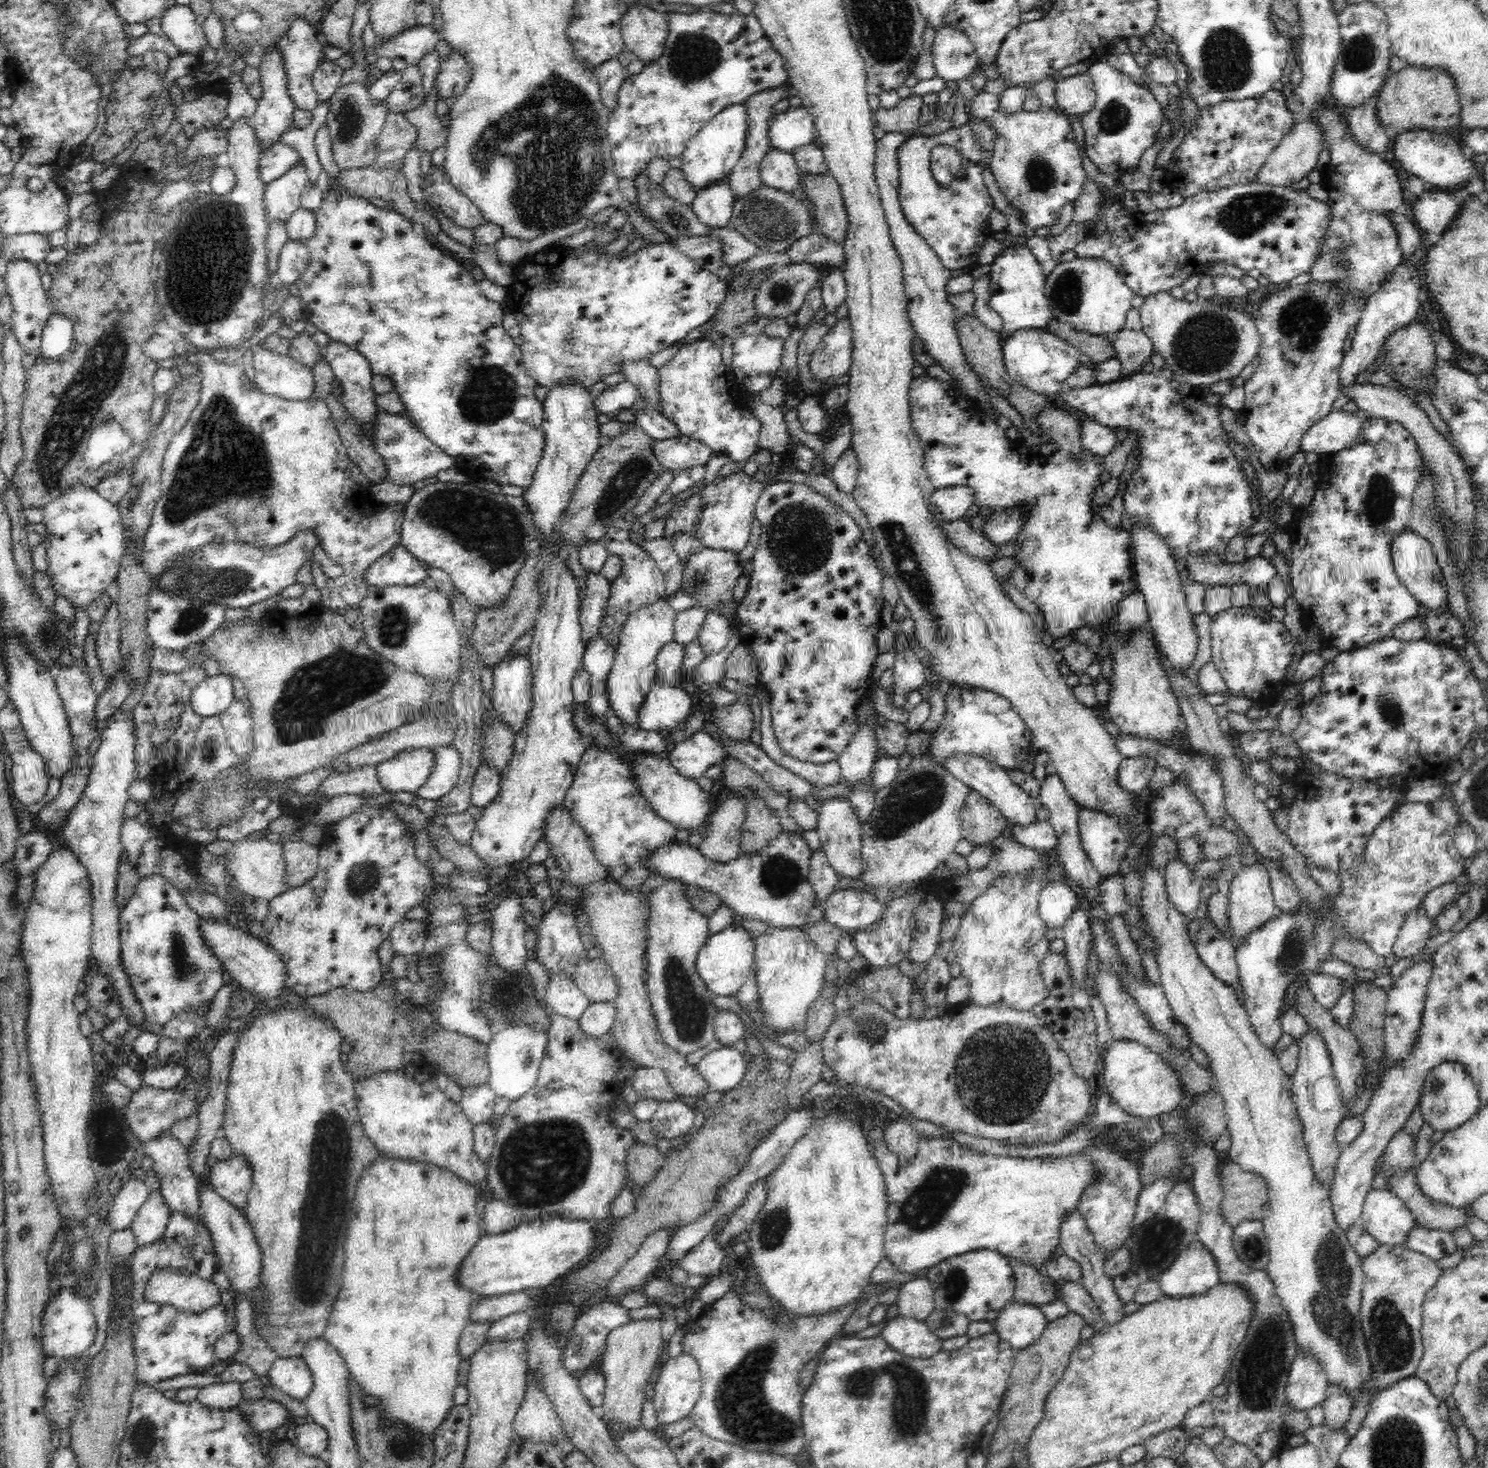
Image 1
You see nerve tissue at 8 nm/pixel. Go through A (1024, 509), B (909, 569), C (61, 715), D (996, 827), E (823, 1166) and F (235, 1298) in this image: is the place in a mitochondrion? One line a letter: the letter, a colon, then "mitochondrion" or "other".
A: other
B: mitochondrion
C: other
D: other
E: other
F: other

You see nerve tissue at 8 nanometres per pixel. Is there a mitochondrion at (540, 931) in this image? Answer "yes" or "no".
no

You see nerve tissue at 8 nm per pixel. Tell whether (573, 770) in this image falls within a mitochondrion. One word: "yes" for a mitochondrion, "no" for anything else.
no

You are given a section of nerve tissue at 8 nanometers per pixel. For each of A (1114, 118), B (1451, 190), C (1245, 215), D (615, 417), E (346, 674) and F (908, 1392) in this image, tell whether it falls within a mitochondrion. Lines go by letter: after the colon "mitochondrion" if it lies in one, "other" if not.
A: mitochondrion
B: other
C: mitochondrion
D: other
E: mitochondrion
F: mitochondrion

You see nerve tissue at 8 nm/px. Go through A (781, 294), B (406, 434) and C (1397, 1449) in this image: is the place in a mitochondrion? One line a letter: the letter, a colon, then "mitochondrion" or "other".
A: mitochondrion
B: other
C: mitochondrion

